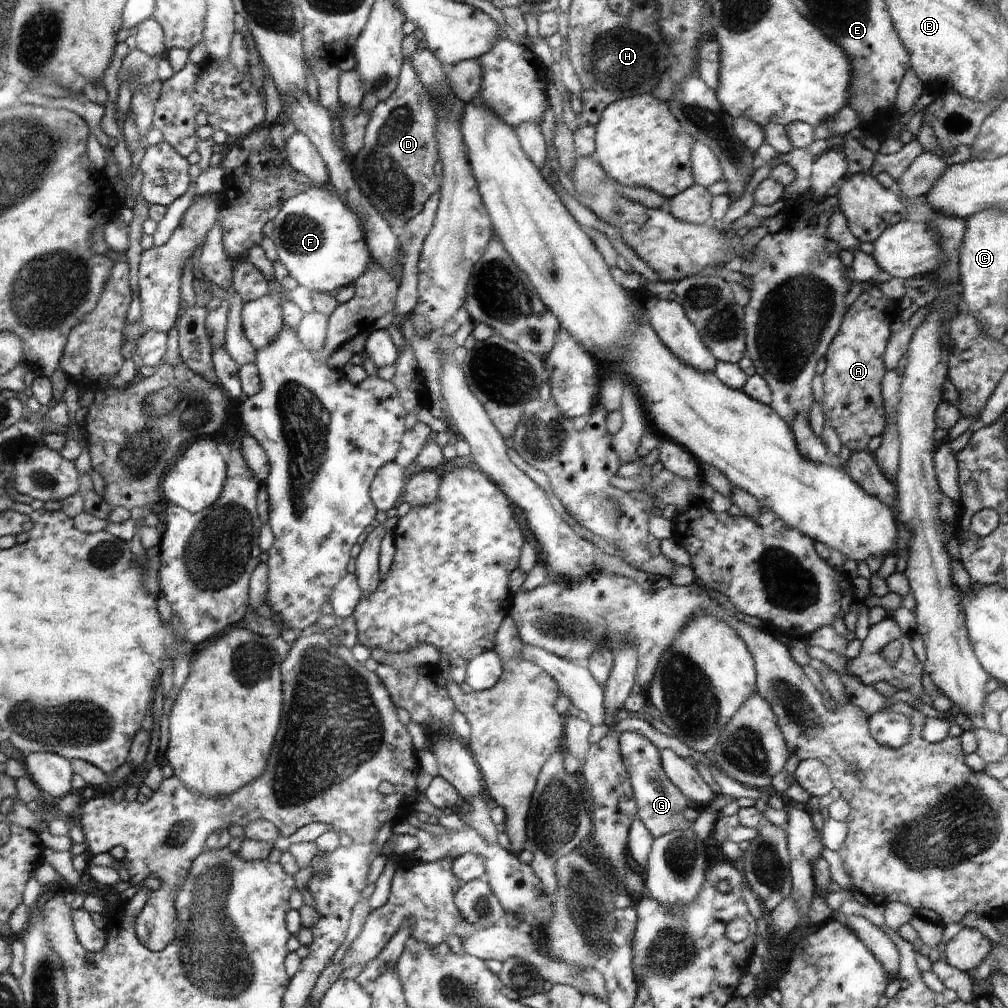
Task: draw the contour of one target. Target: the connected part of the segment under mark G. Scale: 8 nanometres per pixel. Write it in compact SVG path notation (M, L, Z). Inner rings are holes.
M625 731L619 734L619 747L637 804L635 819L647 825L654 838L660 838L673 830L688 826L683 813L688 806L688 799L666 776L661 765L660 751L654 744L635 731Z

